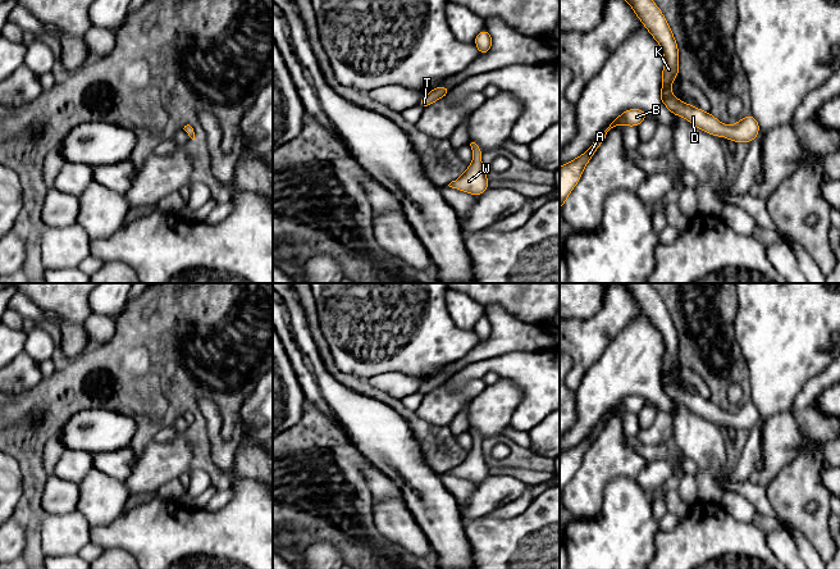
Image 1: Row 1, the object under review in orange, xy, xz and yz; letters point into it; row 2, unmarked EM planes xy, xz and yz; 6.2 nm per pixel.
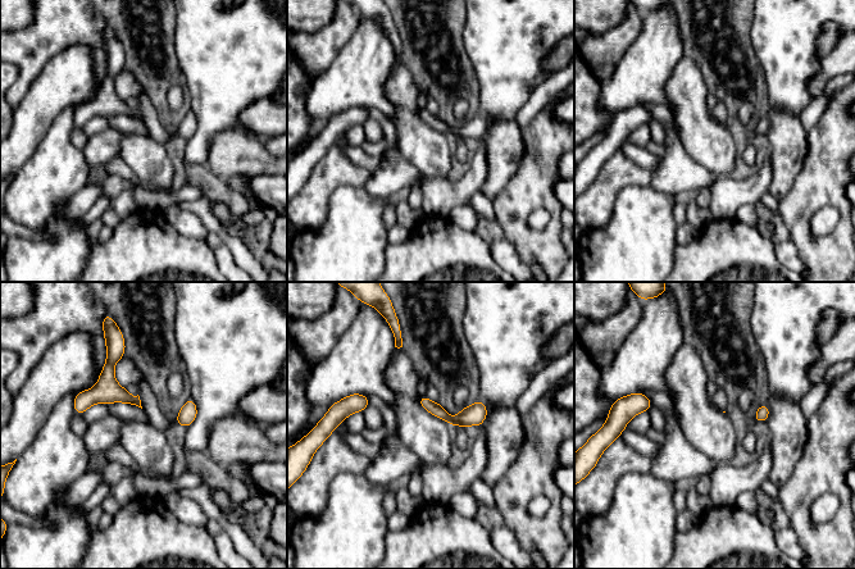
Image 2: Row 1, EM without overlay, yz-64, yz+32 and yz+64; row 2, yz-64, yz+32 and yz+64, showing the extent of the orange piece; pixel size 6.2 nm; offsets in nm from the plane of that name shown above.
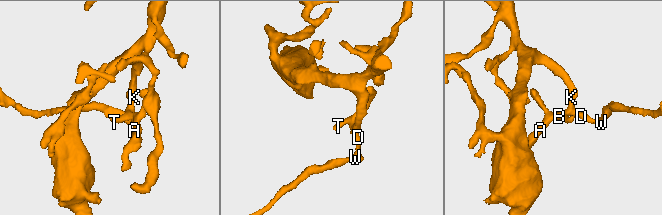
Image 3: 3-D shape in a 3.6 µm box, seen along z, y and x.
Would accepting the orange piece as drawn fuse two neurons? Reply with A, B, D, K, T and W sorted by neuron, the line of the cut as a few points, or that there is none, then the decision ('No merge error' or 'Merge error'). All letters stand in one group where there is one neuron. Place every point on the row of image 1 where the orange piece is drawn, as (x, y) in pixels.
Groups: A B D K T W. No split. No merge error

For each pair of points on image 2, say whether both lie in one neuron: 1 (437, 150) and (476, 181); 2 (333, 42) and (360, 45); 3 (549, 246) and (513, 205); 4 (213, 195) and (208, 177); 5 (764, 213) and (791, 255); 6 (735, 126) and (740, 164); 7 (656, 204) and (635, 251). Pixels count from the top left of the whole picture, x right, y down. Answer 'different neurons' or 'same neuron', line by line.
1: different neurons
2: different neurons
3: same neuron
4: same neuron
5: same neuron
6: same neuron
7: same neuron

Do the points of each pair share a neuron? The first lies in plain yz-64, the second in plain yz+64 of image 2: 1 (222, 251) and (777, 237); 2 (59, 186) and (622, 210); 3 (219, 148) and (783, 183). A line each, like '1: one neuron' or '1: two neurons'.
1: one neuron
2: two neurons
3: one neuron

